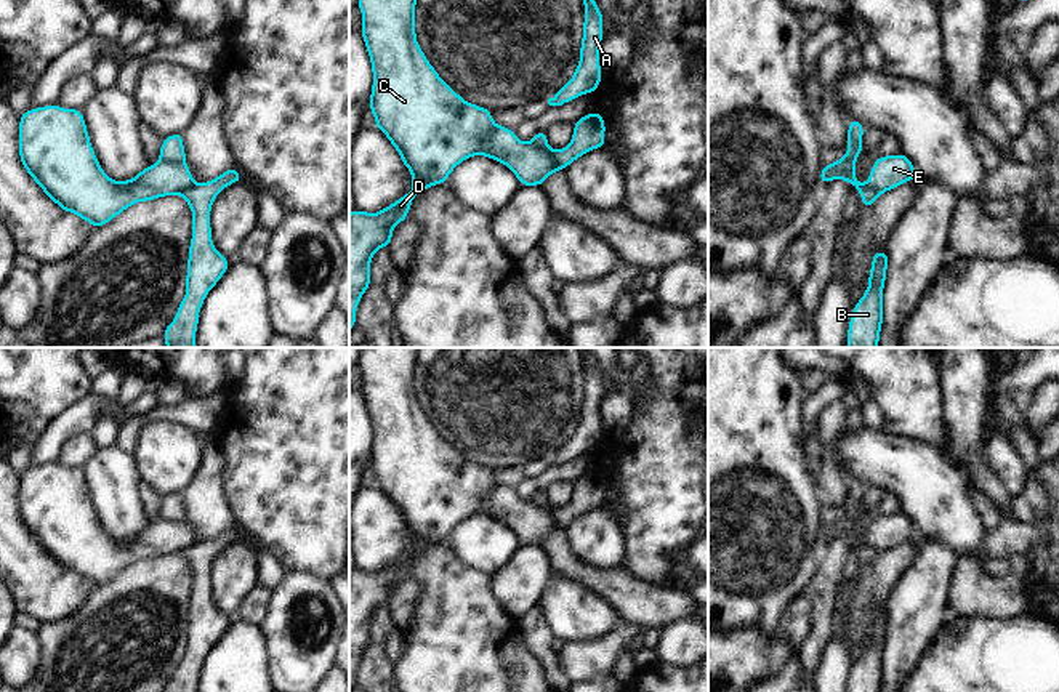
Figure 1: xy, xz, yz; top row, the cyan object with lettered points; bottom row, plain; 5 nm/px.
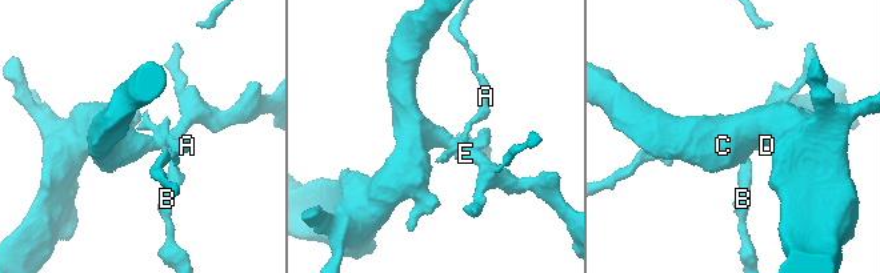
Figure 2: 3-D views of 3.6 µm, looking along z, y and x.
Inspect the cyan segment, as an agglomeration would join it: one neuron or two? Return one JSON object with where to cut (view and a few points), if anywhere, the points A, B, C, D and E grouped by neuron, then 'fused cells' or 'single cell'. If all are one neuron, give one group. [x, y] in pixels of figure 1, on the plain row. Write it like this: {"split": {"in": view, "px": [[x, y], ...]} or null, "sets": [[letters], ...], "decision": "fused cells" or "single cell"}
{"split": {"in": "xz", "px": [[531, 500], [539, 506], [545, 506], [550, 516], [563, 527]]}, "sets": [["A", "B"], ["C", "D", "E"]], "decision": "fused cells"}

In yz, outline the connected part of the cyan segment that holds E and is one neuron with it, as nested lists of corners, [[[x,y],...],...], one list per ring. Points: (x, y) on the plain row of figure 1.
[[[905,513],[880,514],[870,532],[867,545],[881,553],[918,537],[918,530]]]

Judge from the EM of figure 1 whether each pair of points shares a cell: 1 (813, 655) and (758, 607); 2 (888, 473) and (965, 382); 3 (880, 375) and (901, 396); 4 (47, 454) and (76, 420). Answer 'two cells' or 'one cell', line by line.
1: two cells
2: two cells
3: one cell
4: one cell

